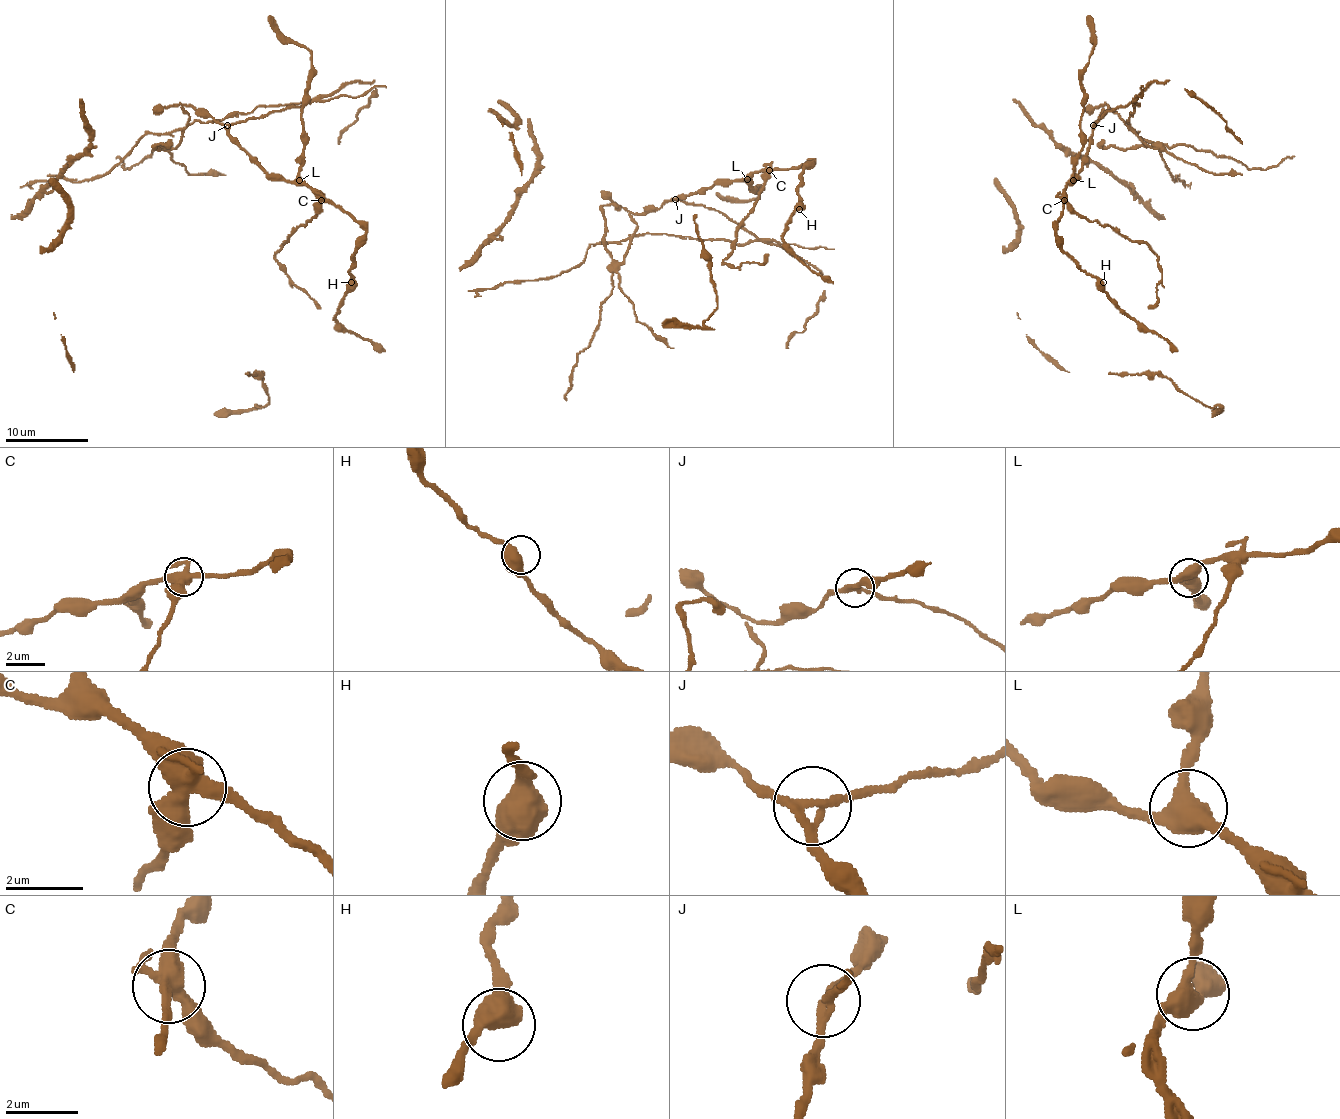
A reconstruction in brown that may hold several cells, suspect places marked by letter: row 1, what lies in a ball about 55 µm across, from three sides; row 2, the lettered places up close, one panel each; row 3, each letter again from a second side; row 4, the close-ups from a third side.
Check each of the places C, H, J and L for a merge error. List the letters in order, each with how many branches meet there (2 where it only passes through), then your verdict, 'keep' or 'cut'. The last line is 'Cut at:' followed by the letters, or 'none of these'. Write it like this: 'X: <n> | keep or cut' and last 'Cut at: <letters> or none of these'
C: 4 | cut
H: 3 | keep
J: 3 | cut
L: 3 | keep
Cut at: C, J

